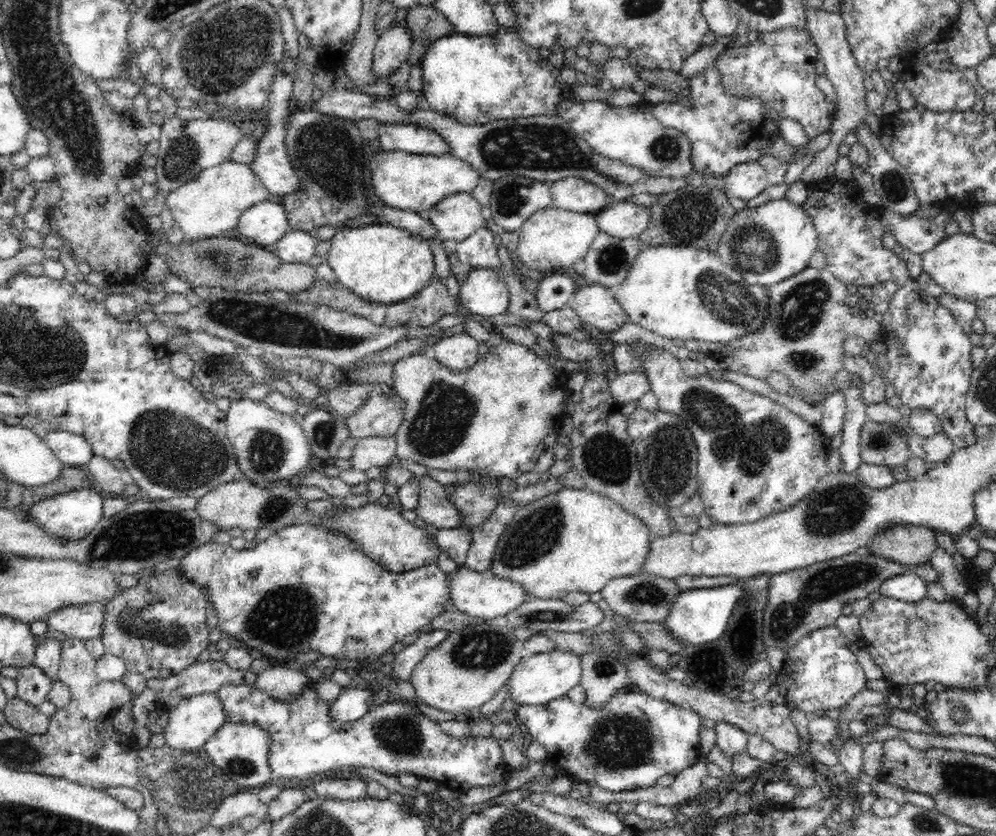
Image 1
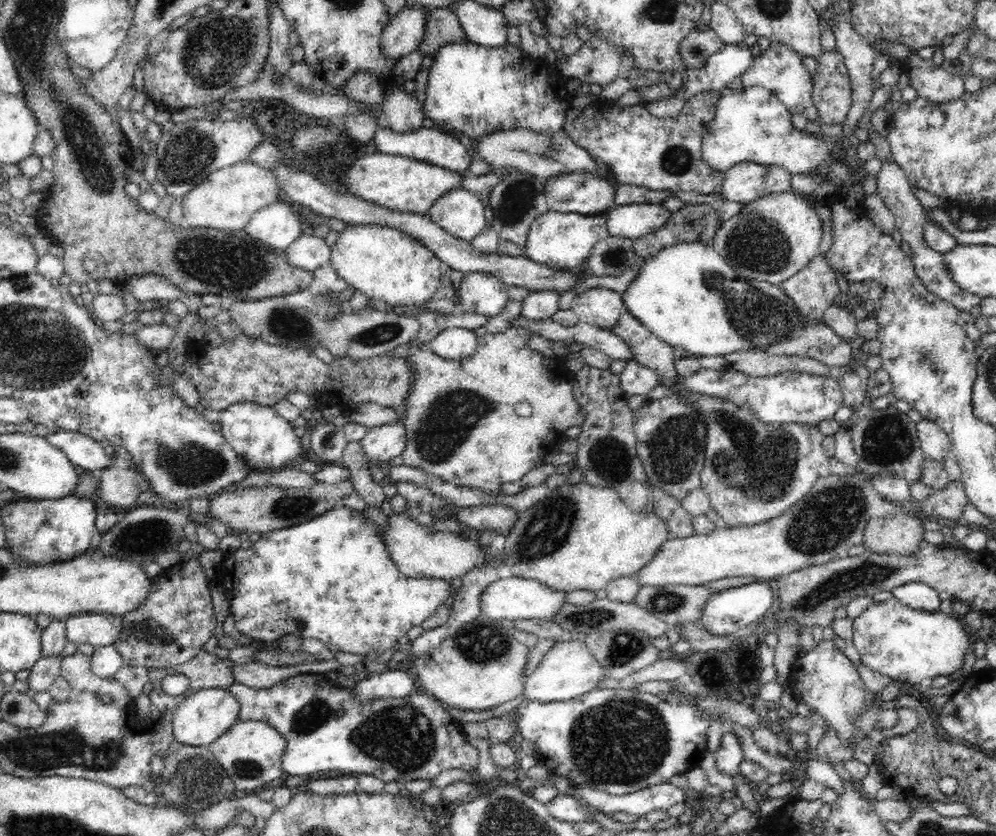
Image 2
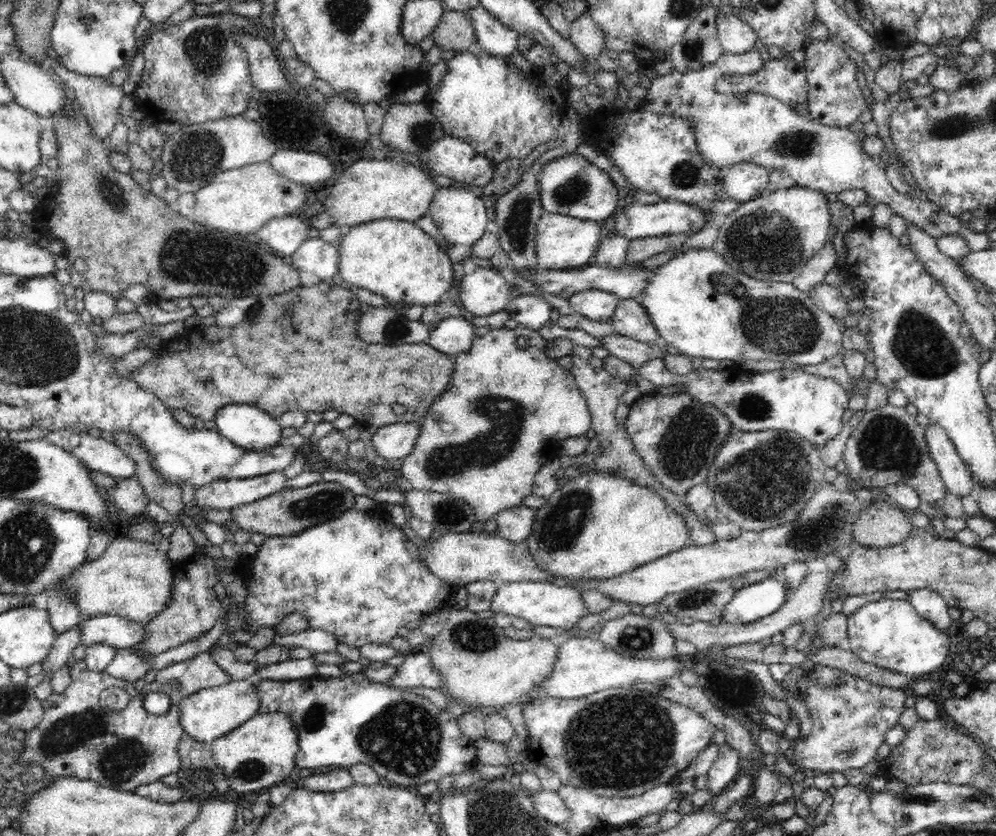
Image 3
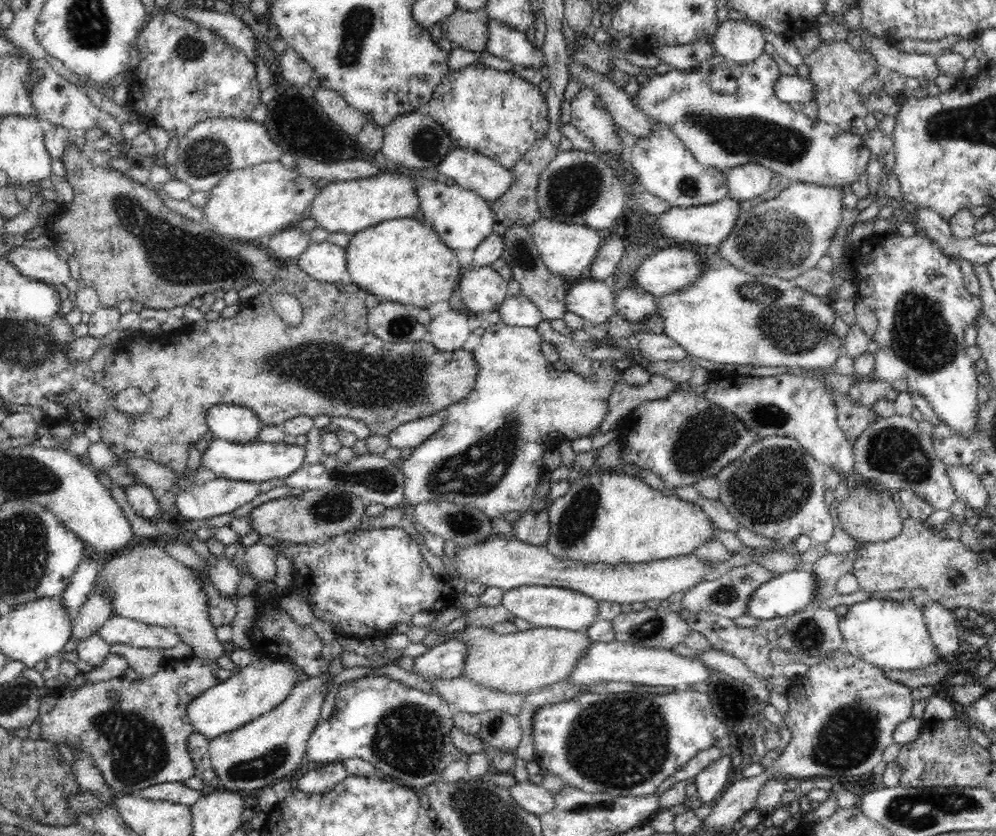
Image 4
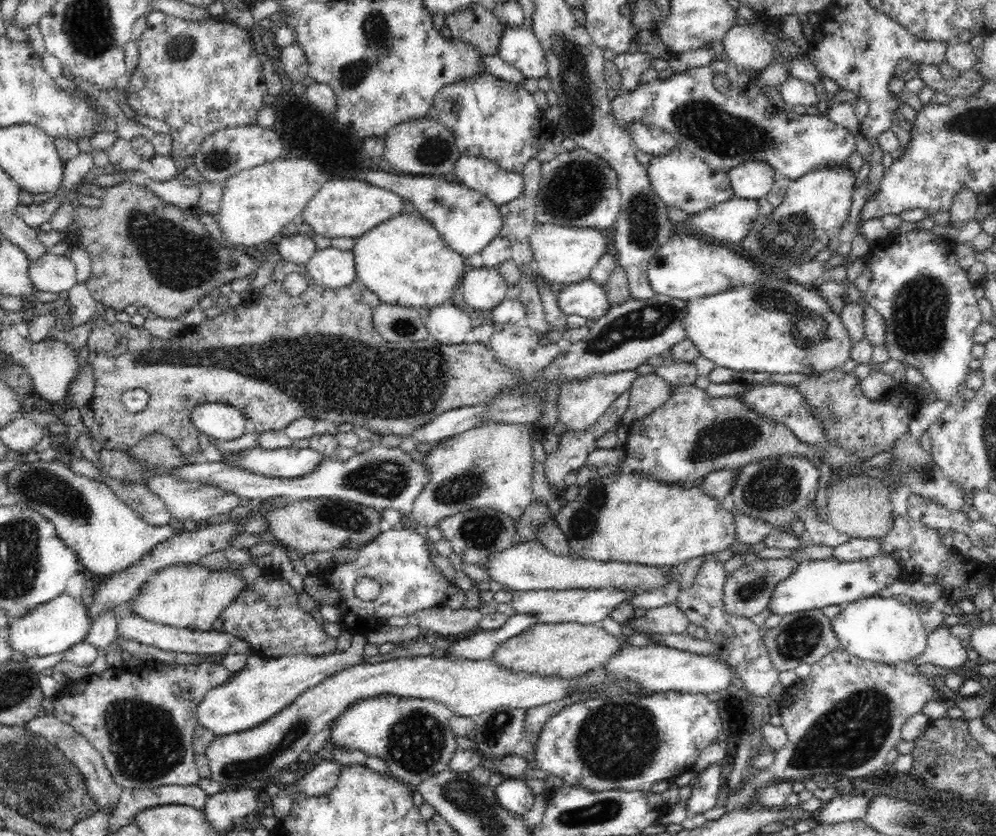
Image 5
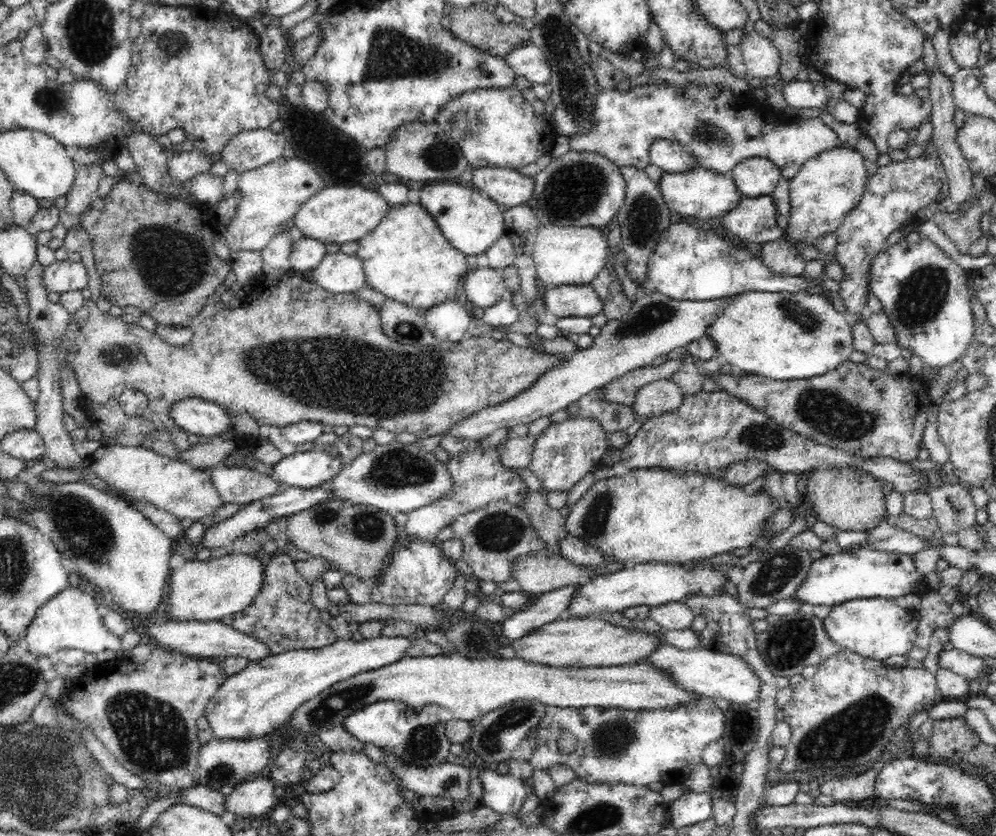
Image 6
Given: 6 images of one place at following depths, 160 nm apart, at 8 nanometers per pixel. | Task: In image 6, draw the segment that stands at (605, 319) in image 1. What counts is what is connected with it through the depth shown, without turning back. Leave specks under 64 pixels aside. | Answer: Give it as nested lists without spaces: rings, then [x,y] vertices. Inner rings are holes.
[[[591,284],[549,287],[543,297],[546,309],[558,318],[592,318],[603,312],[604,302]]]

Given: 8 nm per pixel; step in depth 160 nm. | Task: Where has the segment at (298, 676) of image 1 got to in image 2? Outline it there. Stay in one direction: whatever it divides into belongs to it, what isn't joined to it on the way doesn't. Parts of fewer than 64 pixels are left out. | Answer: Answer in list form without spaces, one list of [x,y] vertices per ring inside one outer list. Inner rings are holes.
[[[334,659],[323,662],[306,662],[294,666],[270,666],[260,664],[255,660],[248,663],[236,664],[230,661],[232,675],[236,683],[240,683],[253,689],[268,689],[286,682],[288,678],[304,673],[322,673],[332,670],[340,670],[343,665]]]

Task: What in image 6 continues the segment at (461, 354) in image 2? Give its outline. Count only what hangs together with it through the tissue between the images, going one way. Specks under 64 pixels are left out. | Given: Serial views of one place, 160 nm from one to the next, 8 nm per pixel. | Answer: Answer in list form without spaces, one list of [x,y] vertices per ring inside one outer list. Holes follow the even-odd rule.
[[[456,300],[446,301],[427,309],[425,325],[438,342],[458,342],[466,331],[471,330],[472,316],[468,305]]]

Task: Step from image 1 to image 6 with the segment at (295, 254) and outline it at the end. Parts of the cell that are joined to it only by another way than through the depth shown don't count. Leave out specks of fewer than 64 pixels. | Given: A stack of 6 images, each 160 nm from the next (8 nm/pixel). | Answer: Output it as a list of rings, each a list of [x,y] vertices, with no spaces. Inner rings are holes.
[[[342,251],[326,253],[311,275],[310,280],[334,294],[354,293],[367,286],[363,262],[356,255]]]

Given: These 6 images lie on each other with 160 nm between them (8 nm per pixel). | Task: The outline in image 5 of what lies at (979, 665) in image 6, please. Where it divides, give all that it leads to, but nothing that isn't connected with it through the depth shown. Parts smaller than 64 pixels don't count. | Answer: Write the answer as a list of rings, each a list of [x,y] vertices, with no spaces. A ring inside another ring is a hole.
[[[937,626],[928,636],[925,652],[920,657],[923,663],[954,669],[955,672],[968,662],[965,645],[950,632],[950,626]]]

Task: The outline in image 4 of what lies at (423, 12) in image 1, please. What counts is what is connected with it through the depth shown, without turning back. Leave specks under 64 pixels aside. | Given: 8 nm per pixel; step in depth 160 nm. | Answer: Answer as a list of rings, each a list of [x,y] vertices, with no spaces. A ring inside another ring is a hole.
[[[456,9],[440,26],[454,48],[482,52],[487,48],[490,18],[486,10]]]

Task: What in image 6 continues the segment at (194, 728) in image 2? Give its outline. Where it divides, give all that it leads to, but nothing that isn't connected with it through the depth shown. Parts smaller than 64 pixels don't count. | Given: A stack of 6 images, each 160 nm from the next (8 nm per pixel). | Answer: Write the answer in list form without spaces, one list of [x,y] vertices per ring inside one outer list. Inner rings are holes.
[[[379,636],[362,642],[354,640],[337,639],[324,647],[309,650],[288,650],[262,661],[249,661],[242,672],[227,679],[220,685],[211,701],[208,702],[204,717],[208,720],[212,729],[213,737],[220,740],[255,740],[268,733],[274,732],[278,726],[291,719],[292,714],[303,705],[303,702],[314,698],[324,689],[336,683],[342,682],[358,673],[367,673],[388,665],[394,665],[409,655],[414,638]]]

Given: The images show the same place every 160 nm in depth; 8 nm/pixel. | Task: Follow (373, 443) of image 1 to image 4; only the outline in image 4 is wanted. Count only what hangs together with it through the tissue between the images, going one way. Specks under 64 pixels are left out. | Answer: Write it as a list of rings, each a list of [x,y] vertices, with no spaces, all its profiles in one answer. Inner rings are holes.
[[[435,413],[424,418],[409,422],[406,425],[400,425],[398,429],[391,430],[387,434],[392,448],[410,448],[415,449],[423,442],[426,442],[434,433],[437,433],[442,425],[447,424],[447,417],[444,414]]]

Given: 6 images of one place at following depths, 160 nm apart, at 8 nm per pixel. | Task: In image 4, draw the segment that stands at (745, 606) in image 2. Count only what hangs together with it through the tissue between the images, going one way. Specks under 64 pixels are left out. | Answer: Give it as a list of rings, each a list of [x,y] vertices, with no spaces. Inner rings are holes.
[[[794,570],[762,584],[748,600],[748,616],[769,620],[792,616],[813,606],[819,598],[819,578],[814,571]]]

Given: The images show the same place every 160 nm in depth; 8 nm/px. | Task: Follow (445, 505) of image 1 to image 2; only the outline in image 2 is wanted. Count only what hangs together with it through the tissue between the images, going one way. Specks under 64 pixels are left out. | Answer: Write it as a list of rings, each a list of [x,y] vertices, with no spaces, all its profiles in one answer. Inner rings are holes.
[[[467,506],[459,508],[453,519],[466,529],[473,527],[479,531],[494,531],[496,536],[501,534],[506,536],[518,513],[518,510],[507,506]]]

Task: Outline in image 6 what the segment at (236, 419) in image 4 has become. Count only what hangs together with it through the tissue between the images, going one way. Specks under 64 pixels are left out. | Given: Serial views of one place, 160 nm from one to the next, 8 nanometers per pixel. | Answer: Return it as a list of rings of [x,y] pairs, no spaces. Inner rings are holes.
[[[184,398],[174,402],[168,414],[177,428],[206,440],[220,436],[233,424],[233,416],[227,408],[202,398]]]

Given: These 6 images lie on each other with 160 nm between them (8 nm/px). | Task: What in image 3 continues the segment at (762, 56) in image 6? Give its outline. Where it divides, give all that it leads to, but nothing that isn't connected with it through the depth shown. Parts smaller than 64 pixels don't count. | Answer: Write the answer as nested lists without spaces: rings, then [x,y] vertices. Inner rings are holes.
[[[723,11],[717,14],[717,33],[726,53],[742,54],[754,48],[757,34],[736,15]]]

